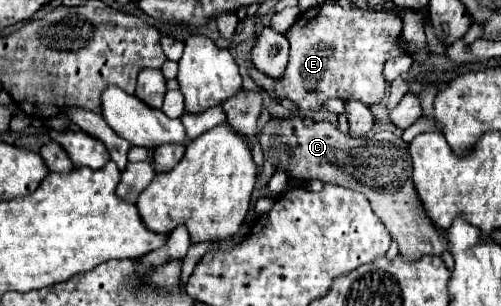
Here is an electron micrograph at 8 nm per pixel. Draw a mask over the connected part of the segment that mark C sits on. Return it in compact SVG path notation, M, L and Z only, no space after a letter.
M295 115L285 119L271 119L263 125L259 137L263 153L273 147L275 135L281 137L277 147L277 171L287 173L293 179L319 179L323 183L343 185L363 193L369 199L375 215L399 245L399 255L405 261L417 261L425 255L441 257L445 251L449 251L447 239L439 233L439 229L435 229L431 219L427 219L415 195L411 181L409 145L401 137L389 133L387 141L379 139L379 135L355 139L351 135L339 133L331 123L313 123L311 127L305 127L303 119Z

